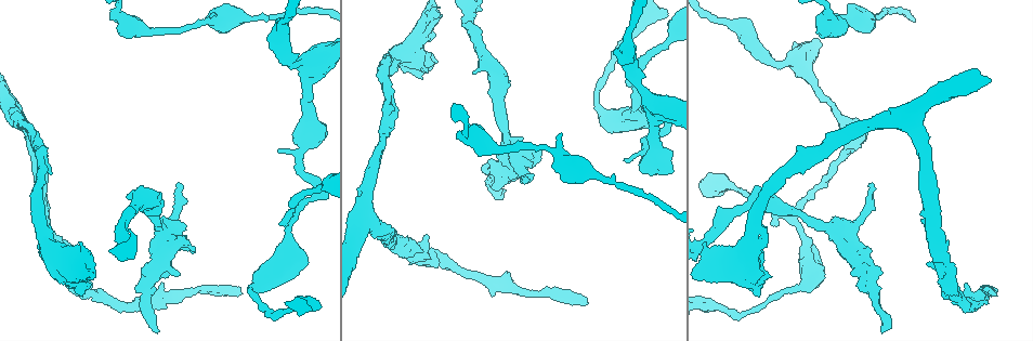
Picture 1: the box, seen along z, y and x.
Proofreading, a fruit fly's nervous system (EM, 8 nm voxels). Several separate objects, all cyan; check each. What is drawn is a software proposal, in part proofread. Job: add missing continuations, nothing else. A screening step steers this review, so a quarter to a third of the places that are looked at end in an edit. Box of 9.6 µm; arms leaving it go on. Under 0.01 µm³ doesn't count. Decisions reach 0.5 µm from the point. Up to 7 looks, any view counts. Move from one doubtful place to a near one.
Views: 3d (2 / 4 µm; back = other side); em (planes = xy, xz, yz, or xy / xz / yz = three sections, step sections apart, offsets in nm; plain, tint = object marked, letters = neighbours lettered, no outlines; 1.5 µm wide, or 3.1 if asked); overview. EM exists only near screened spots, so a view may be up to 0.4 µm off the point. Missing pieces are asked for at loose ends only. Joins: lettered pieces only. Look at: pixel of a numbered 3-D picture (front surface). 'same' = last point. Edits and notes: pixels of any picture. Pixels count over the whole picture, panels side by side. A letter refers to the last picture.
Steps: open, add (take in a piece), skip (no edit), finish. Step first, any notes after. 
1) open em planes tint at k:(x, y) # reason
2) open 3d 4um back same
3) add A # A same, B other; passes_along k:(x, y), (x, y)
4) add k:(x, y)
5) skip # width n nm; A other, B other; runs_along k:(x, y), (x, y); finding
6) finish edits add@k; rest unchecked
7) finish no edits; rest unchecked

open 3d 4um at 1:(45, 148) # free end

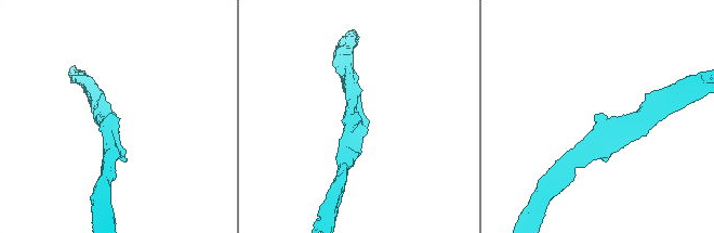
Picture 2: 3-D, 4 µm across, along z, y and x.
open em xz step 4 tint at 2:(115, 118) # arm_widths 220, 280 nm

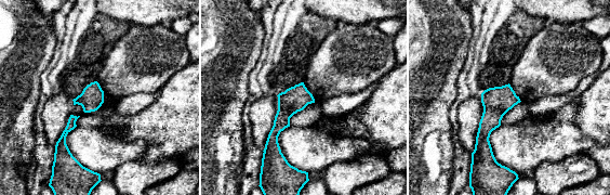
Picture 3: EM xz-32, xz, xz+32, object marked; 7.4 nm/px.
open em planes letters same # another direction

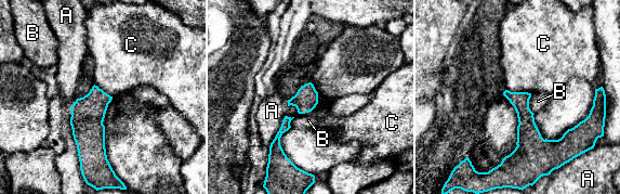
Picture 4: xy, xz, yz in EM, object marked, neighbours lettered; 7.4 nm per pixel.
skip # width 130 nm; longest_contact A 260 nm; A other, B other, C other; none of them fits

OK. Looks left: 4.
open 3d 4um at 1:(215, 14) # thin end

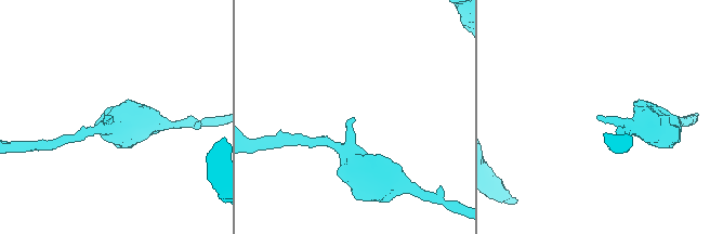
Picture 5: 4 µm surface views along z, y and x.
open em planes letters at 5:(109, 117)

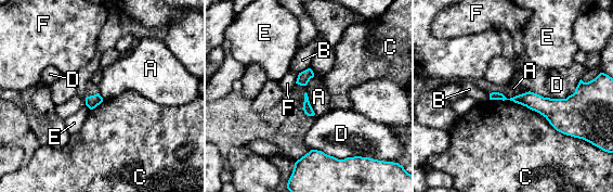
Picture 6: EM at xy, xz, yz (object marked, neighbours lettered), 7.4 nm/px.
skip # width 90 nm; A other, B other, C other, D other, E other, F other; runs_along 6:(582, 90), (566, 105), (492, 97); no lettered piece goes on from it

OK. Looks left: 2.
finish no edits; rest unchecked

